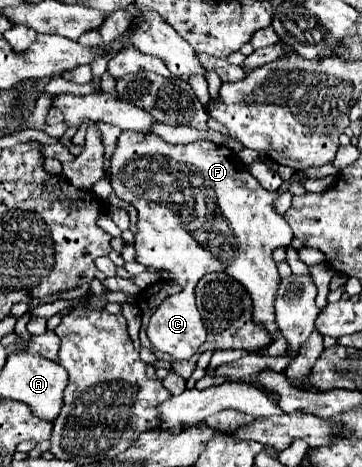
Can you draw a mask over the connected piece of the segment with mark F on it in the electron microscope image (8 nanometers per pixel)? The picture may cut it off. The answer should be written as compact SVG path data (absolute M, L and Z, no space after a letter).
M122 132L110 162L110 182L118 198L130 202L138 210L138 234L136 254L138 262L168 270L182 288L196 288L198 280L210 272L226 272L240 282L254 304L254 324L260 324L270 334L276 334L274 300L278 296L280 274L272 258L278 246L292 242L290 224L274 208L280 192L264 190L256 178L248 172L246 164L228 148L214 142L192 142L192 144L170 144L156 134Z

